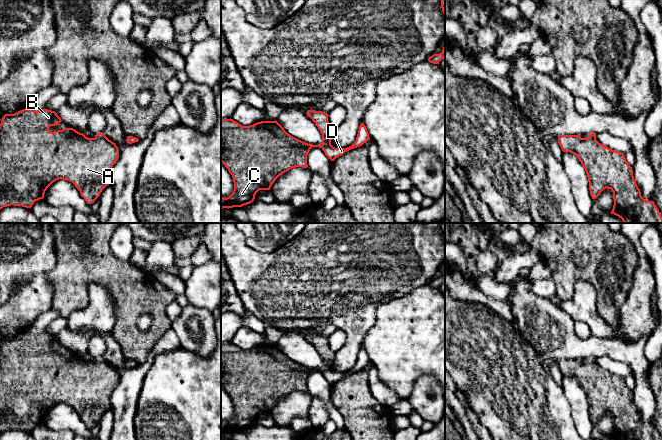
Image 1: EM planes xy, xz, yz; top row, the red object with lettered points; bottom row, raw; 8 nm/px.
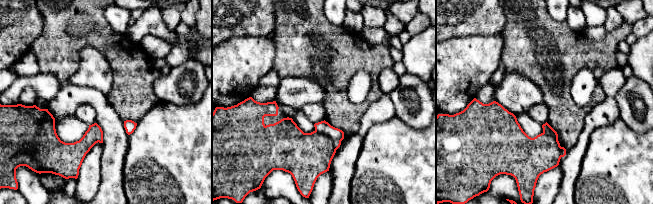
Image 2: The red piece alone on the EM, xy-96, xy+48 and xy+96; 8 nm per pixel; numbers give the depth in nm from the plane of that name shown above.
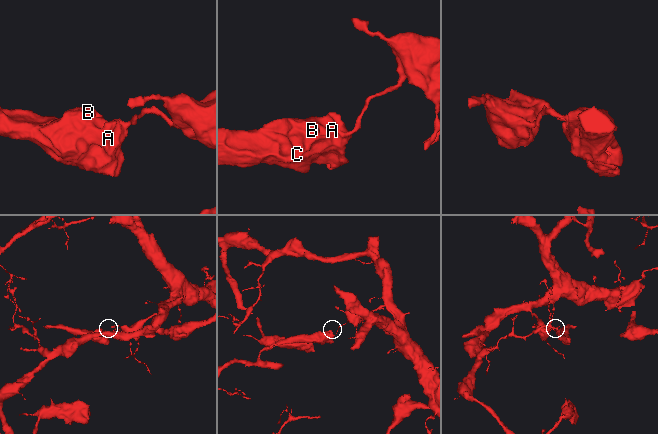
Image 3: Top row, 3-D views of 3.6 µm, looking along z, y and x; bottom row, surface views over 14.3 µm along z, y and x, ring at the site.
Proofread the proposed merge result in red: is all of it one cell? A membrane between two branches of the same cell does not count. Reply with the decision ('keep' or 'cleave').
cleave

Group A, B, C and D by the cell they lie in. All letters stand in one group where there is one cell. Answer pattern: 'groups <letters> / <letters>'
groups A B C / D

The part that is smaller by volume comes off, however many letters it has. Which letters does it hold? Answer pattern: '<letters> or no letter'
A, B, C

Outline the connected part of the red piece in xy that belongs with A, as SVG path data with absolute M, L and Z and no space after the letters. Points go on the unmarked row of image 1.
M28 332L14 338L5 338L0 347L0 433L7 430L31 432L35 425L44 422L47 412L56 404L72 406L84 424L91 428L102 414L111 407L110 396L119 382L119 373L114 366L104 362L88 362L73 352L50 356L49 351L61 349L55 335L34 335Z

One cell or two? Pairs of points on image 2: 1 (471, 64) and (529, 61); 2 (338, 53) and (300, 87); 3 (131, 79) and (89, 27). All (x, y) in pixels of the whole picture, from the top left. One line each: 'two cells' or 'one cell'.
1: two cells
2: two cells
3: one cell

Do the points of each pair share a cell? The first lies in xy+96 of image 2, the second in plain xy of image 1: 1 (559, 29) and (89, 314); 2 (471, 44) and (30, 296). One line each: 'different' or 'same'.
1: different
2: same

